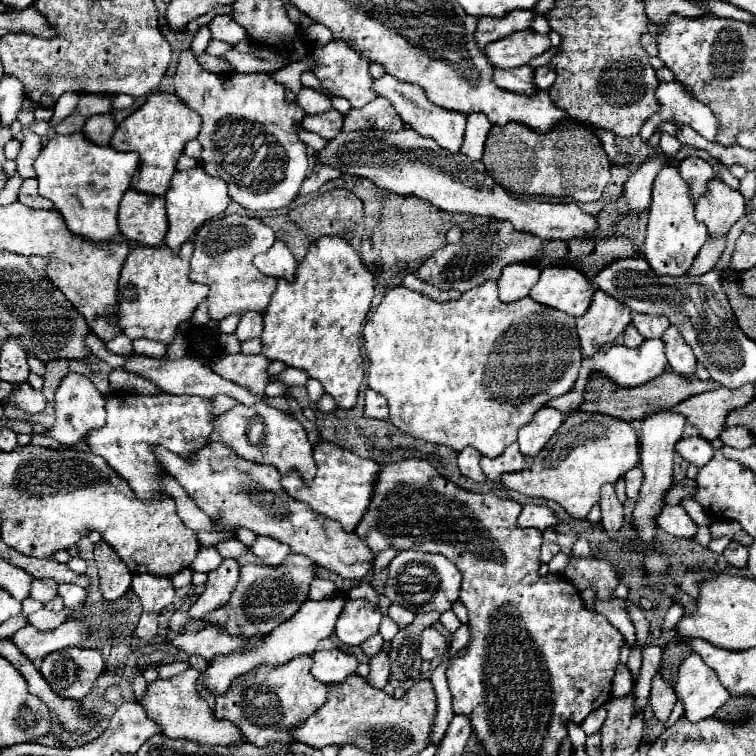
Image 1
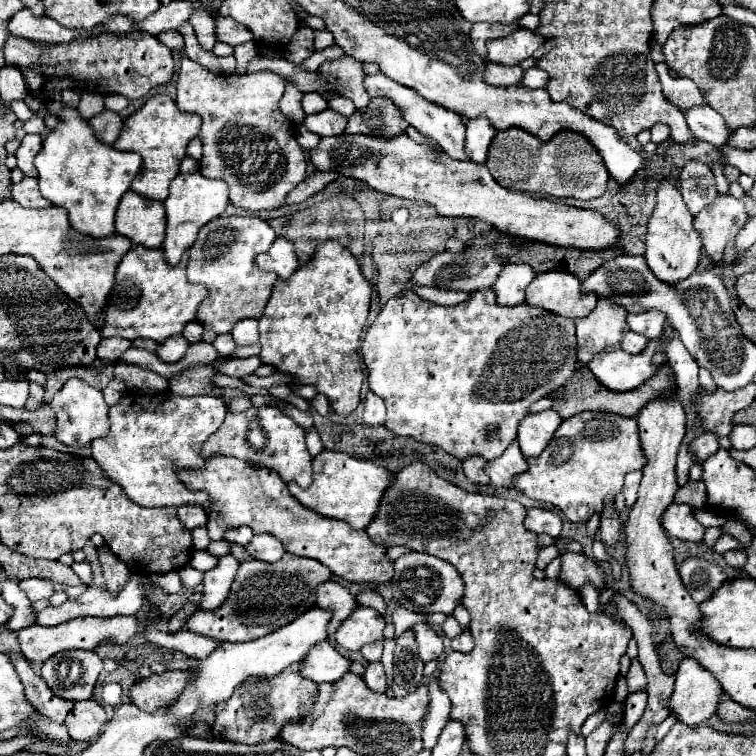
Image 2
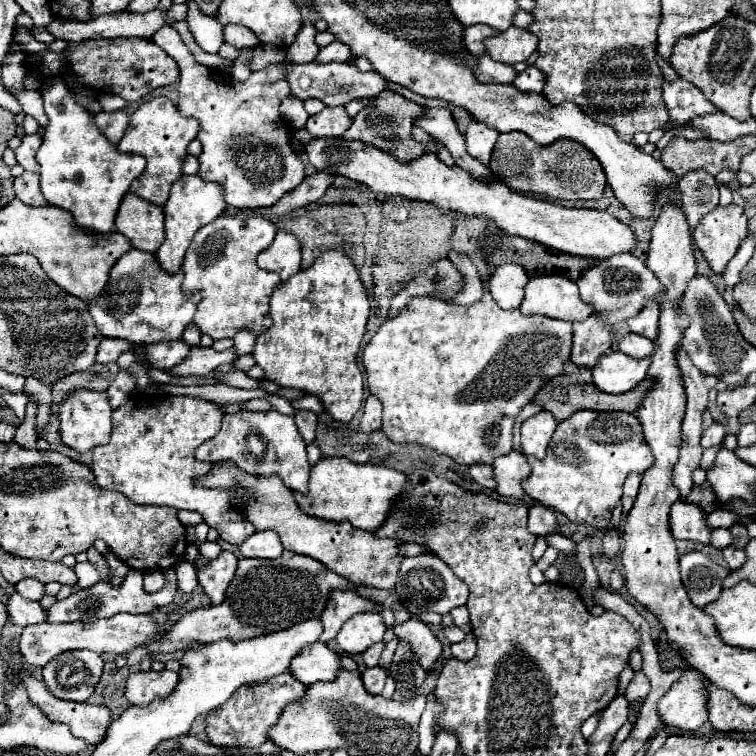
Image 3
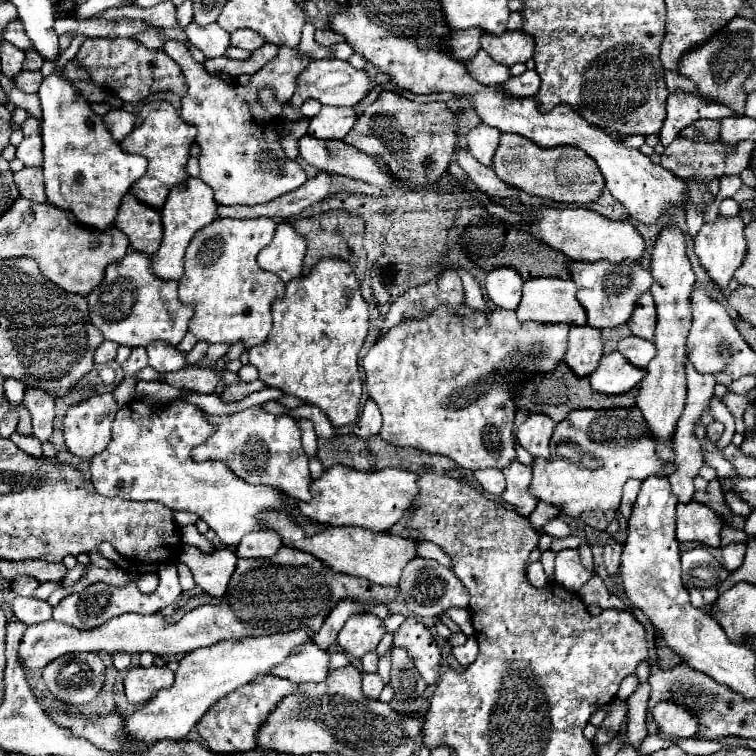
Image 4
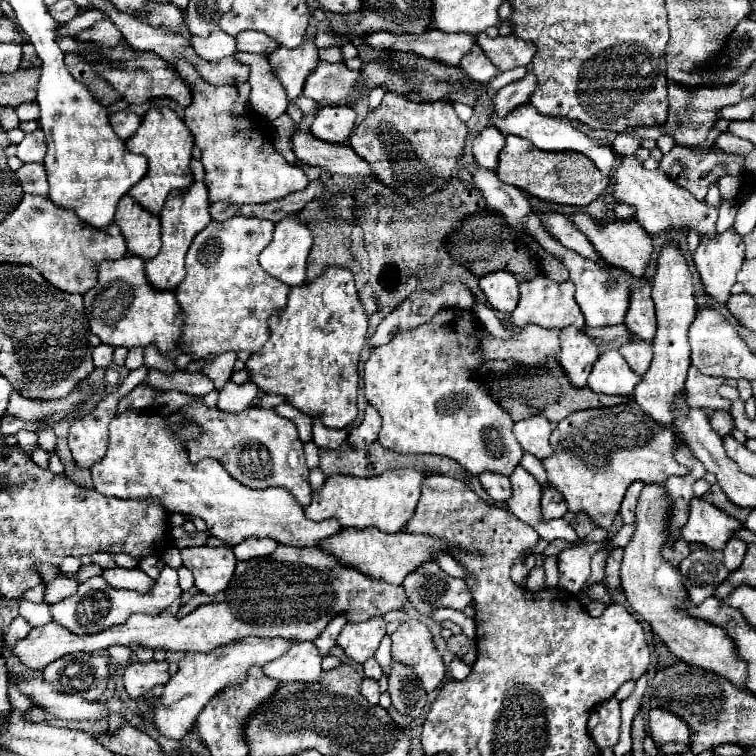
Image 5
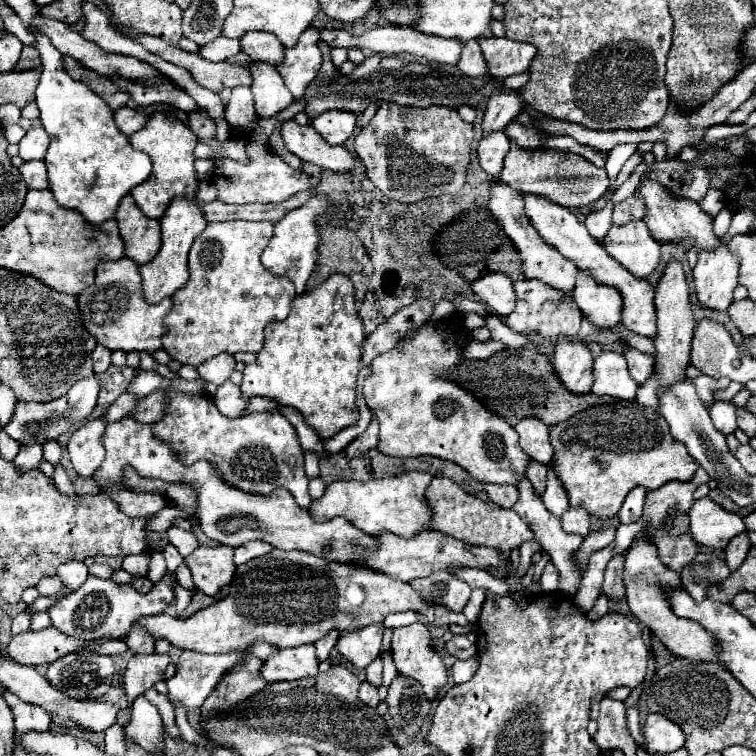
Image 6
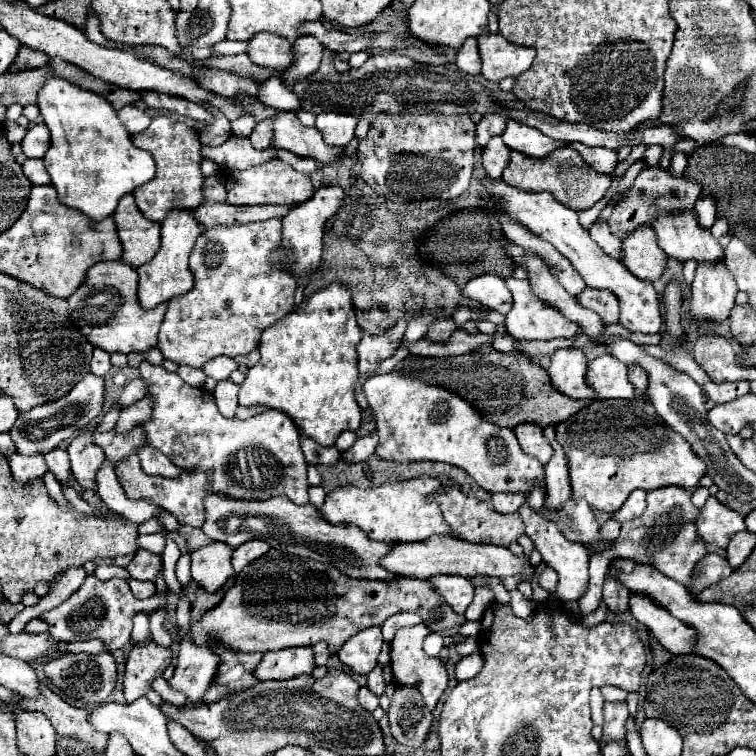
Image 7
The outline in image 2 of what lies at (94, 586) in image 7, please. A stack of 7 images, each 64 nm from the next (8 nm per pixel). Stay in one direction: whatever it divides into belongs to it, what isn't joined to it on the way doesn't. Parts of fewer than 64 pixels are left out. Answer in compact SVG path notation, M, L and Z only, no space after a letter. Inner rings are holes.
M132 574L132 578L126 582L124 590L120 594L110 594L102 588L86 588L84 594L78 598L66 600L62 606L54 608L48 606L42 612L38 612L38 624L42 626L58 626L62 622L74 620L74 618L86 618L86 616L98 616L98 618L112 618L118 614L136 614L148 604L148 598L140 590L140 576Z

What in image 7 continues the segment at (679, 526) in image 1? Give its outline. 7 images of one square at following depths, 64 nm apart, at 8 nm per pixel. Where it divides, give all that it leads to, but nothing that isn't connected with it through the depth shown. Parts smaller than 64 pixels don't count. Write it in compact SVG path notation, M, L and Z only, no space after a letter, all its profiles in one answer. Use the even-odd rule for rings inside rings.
M708 498L706 506L700 510L702 516L698 518L698 534L708 542L708 544L716 544L720 548L726 548L730 538L736 532L746 530L744 524L744 516L740 516L738 512L730 510L728 506L720 504L716 498Z

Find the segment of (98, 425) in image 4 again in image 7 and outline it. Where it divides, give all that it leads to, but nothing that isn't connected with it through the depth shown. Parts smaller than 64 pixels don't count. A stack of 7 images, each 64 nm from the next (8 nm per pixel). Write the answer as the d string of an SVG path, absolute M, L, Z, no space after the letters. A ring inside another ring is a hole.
M92 432L80 434L70 442L68 454L72 460L72 474L82 488L94 488L96 472L104 462L104 450L92 442Z

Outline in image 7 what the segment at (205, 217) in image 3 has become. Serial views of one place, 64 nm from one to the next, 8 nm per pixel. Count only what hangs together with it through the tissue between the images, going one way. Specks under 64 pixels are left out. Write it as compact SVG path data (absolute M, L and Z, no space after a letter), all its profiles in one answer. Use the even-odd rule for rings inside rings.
M174 210L162 222L162 244L156 256L138 268L138 300L142 308L154 308L162 302L170 302L174 296L186 294L194 286L194 274L188 268L188 256L196 238L202 234L202 226L194 222L190 210Z

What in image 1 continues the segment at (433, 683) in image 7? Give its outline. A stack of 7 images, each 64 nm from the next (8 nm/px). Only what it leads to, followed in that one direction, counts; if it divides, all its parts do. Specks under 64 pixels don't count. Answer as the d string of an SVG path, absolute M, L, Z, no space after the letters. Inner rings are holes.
M426 628L420 634L420 656L424 660L434 660L436 656L446 652L446 640L436 628Z

